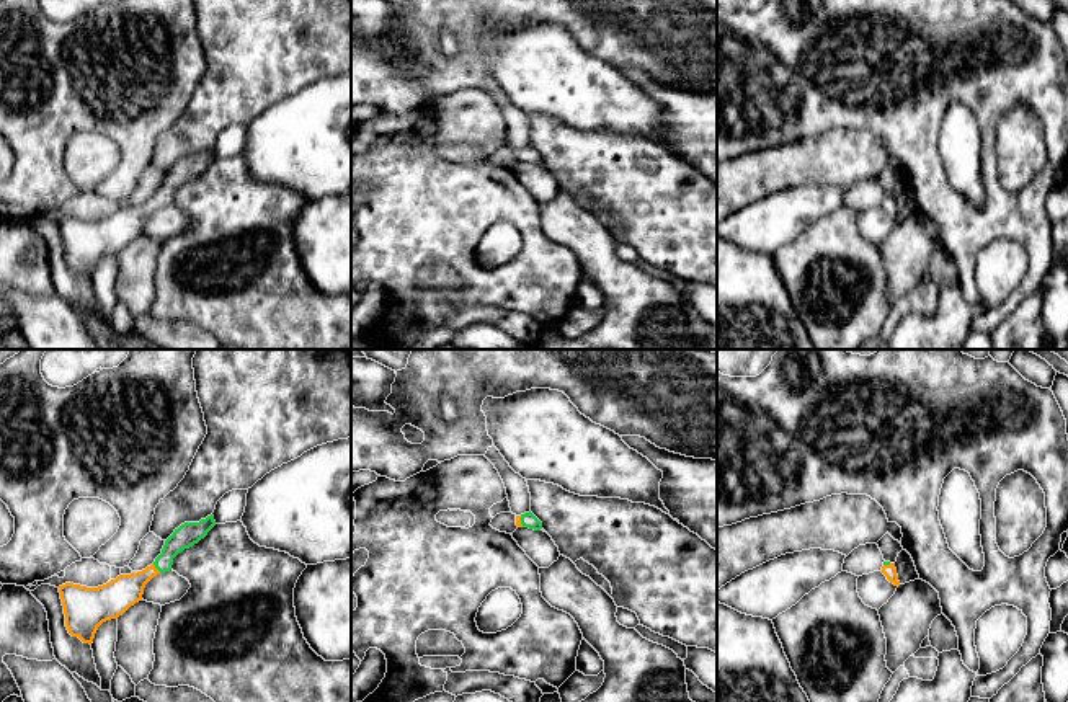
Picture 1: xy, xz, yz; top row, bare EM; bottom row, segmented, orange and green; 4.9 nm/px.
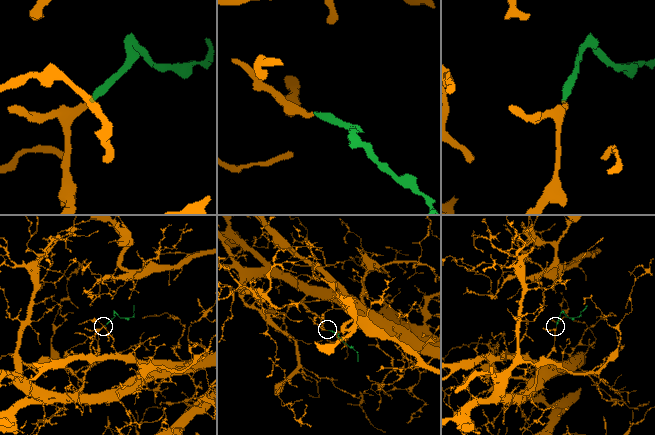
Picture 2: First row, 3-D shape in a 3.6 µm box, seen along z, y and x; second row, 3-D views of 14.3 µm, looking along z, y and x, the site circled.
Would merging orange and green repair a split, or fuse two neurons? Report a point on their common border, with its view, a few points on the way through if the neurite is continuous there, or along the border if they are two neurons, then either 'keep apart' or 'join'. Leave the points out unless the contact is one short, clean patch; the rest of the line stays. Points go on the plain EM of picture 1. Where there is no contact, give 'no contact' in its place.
meets orange in xy at (155, 203); runs through xy (115, 232), (155, 203), (188, 168); join

